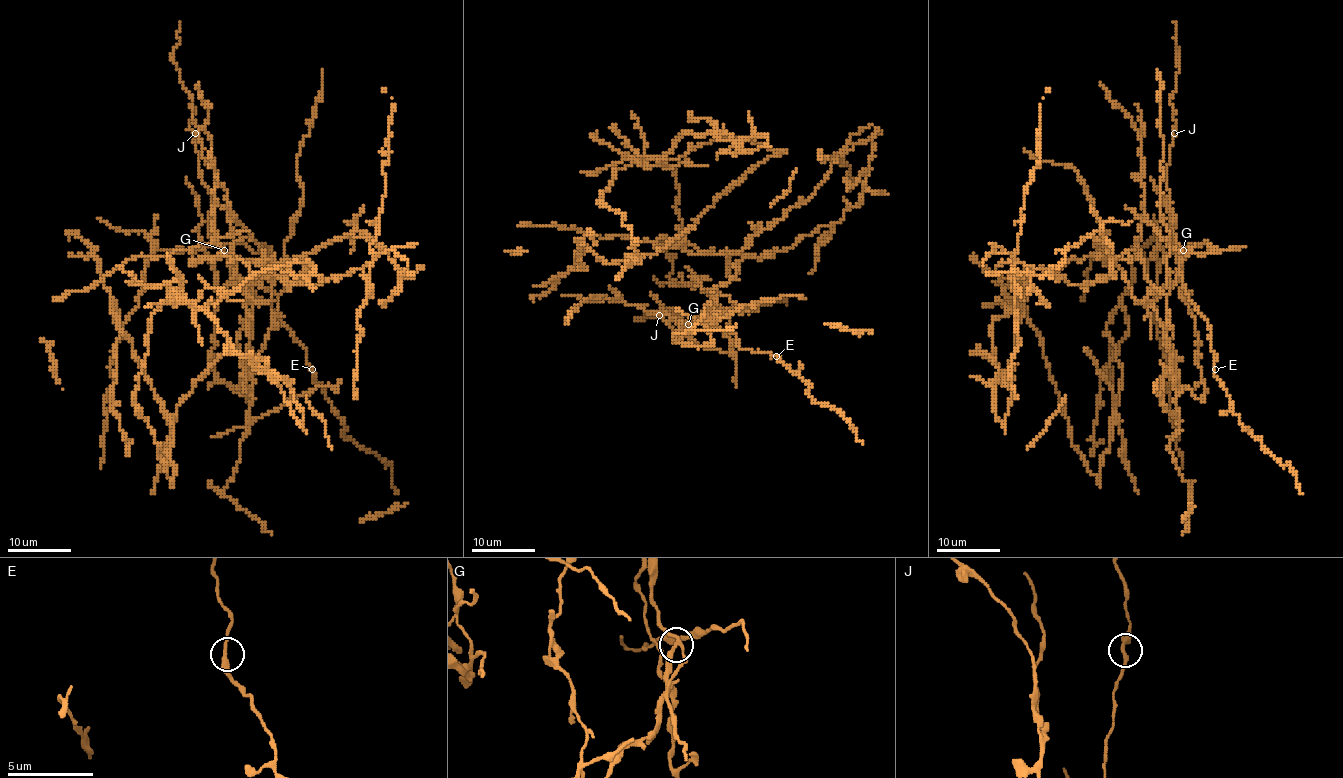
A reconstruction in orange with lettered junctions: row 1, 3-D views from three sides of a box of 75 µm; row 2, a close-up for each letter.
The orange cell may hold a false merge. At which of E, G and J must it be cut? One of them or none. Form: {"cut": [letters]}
{"cut": ["G"]}

